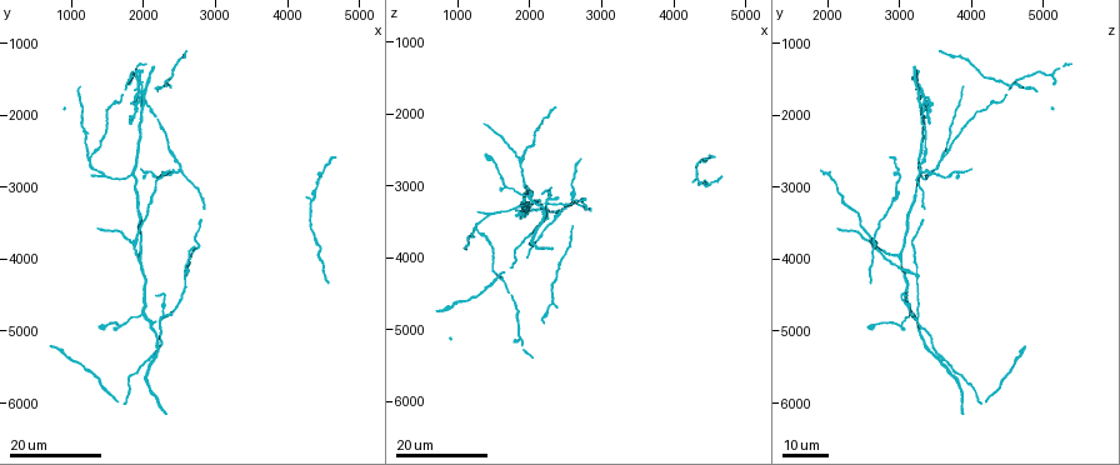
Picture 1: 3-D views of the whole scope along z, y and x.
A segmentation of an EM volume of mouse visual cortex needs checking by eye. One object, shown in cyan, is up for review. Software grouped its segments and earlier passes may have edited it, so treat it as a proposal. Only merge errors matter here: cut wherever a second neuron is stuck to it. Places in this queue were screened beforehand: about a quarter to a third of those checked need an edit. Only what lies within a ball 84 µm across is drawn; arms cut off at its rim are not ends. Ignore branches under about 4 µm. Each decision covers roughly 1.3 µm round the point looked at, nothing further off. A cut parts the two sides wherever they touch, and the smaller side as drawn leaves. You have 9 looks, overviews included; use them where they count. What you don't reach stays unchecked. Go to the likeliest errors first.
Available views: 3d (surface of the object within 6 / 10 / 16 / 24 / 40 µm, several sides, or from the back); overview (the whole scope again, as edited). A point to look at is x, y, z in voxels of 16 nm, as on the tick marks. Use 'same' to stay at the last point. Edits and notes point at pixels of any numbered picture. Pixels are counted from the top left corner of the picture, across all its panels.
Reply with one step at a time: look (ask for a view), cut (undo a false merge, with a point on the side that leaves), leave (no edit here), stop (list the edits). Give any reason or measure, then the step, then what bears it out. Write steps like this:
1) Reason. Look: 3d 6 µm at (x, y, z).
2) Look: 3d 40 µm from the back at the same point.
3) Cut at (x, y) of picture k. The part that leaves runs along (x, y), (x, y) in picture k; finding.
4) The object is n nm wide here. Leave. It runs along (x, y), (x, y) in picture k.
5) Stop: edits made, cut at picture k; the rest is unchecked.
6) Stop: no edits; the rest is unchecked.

Look: 3d 16 µm at (4350, 3200, 2900).

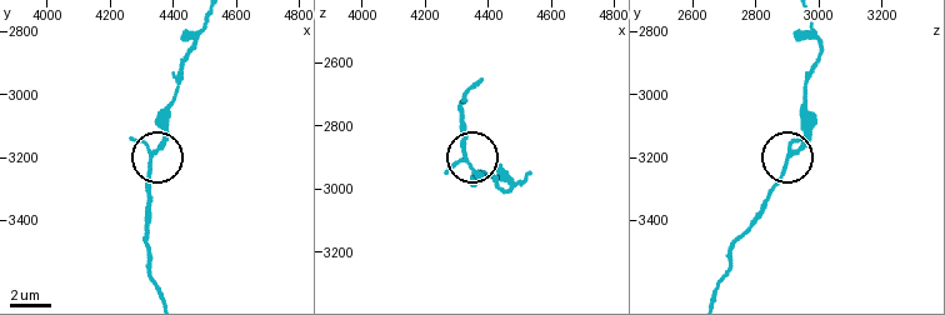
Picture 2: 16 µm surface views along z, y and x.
Zoom in. Look: 3d 10 µm at (4340, 3190, 2920).

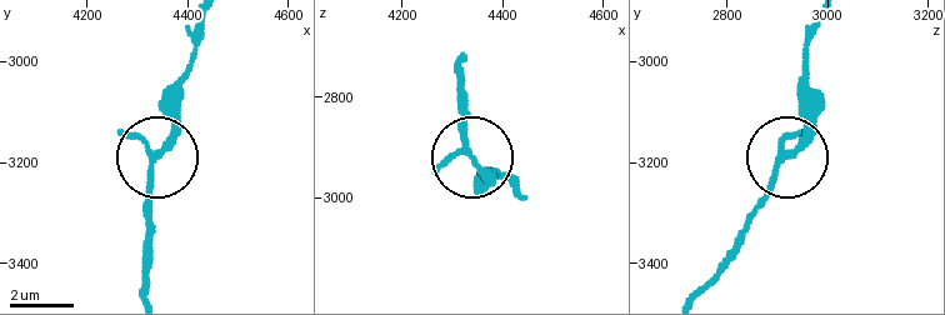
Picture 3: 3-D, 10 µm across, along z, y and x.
The object is 170 nm wide here. Leave. One neuron here.

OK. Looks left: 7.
Two arms in line, one across. Look: 3d 16 µm at (2300, 4850, 3250).

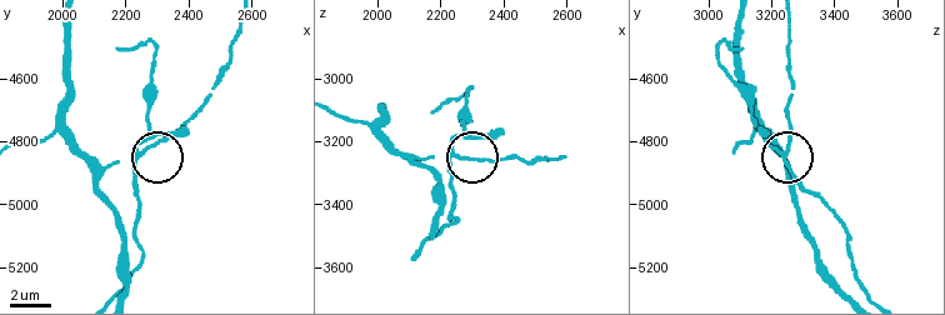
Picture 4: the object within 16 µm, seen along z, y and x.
Closer look. Look: 3d 6 µm at (2240, 4840, 3240).

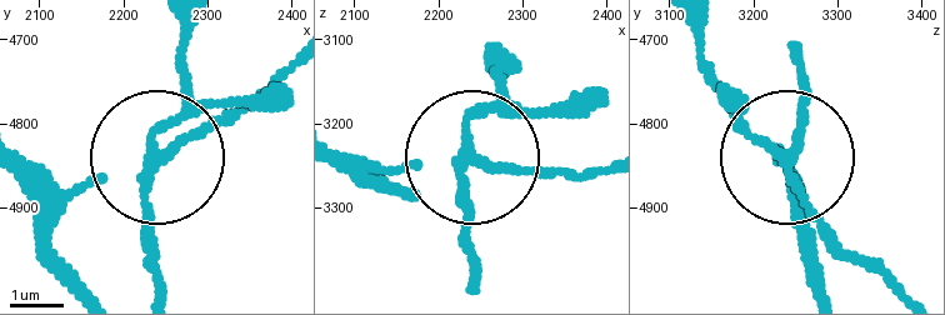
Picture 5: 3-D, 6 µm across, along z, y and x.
The object is 160 nm wide here. Cut at (198, 103) of picture 5. A second neuron is stuck on.

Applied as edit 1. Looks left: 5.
Three arms meet. Look: 3d 16 µm at (2550, 2800, 3300).

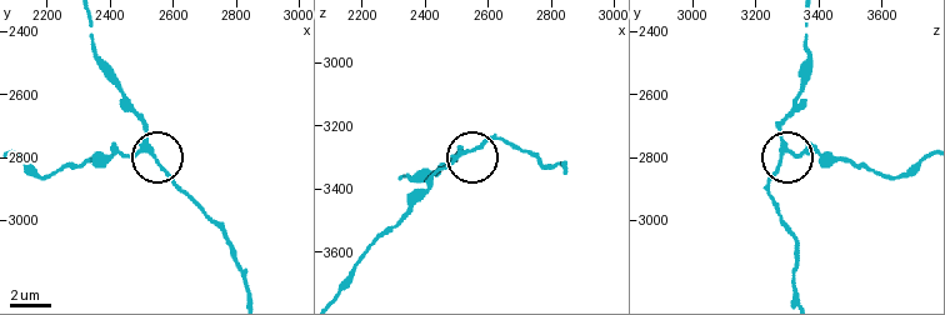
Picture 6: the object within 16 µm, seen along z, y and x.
Look: 3d 6 µm at (2510, 2780, 3300).

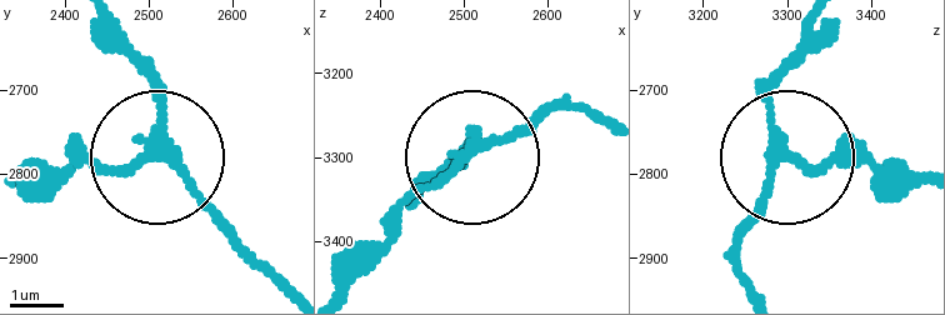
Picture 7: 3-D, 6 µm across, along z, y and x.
The object is 180 nm wide here. Cut at (85, 160) of picture 7. The part that leaves runs along (151, 158), (21, 170) in picture 7; a second neuron is stuck on.

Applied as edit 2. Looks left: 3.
Look: overview.

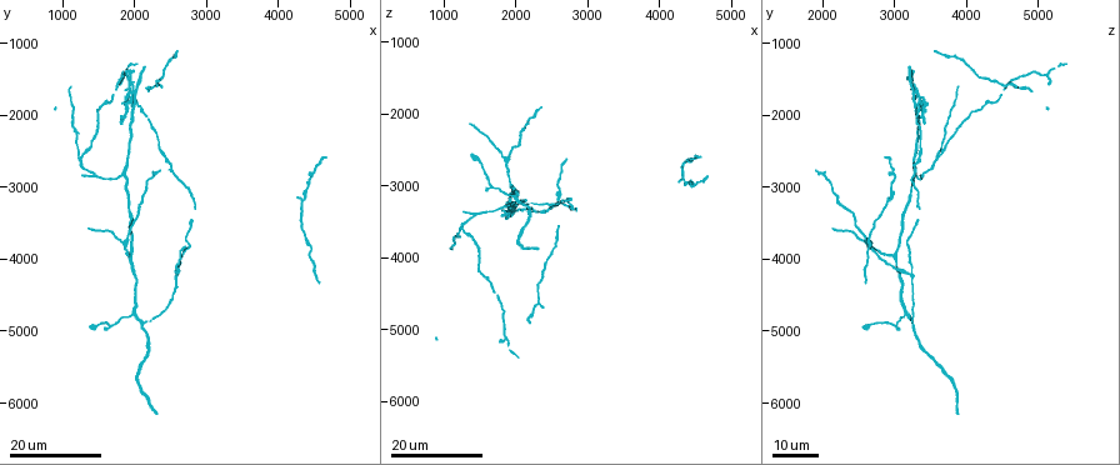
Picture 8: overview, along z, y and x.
A fork. Look: 3d 24 µm at (2000, 4800, 3150).

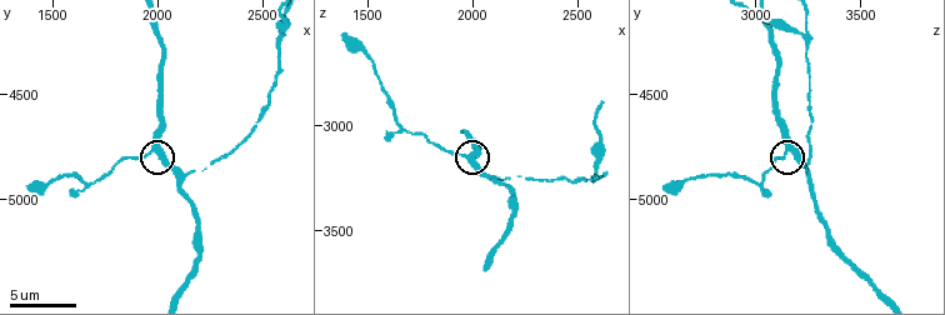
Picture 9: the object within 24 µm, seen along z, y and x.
Look: 3d 10 µm at (1980, 4780, 3160).

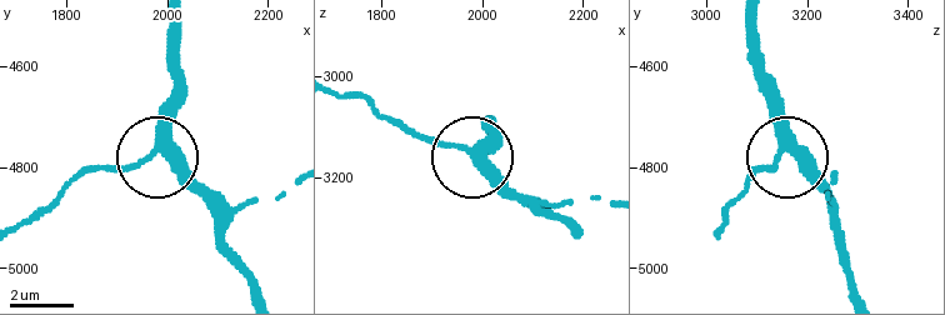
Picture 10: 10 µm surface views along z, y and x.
The side arm is 16 µm long. Leave. It runs along (756, 20), (756, 84), (781, 149), (759, 170) in picture 10; one neuron here.

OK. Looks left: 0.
Stop: edits made, cut at picture 5, cut at picture 7; the rest is unchecked.

